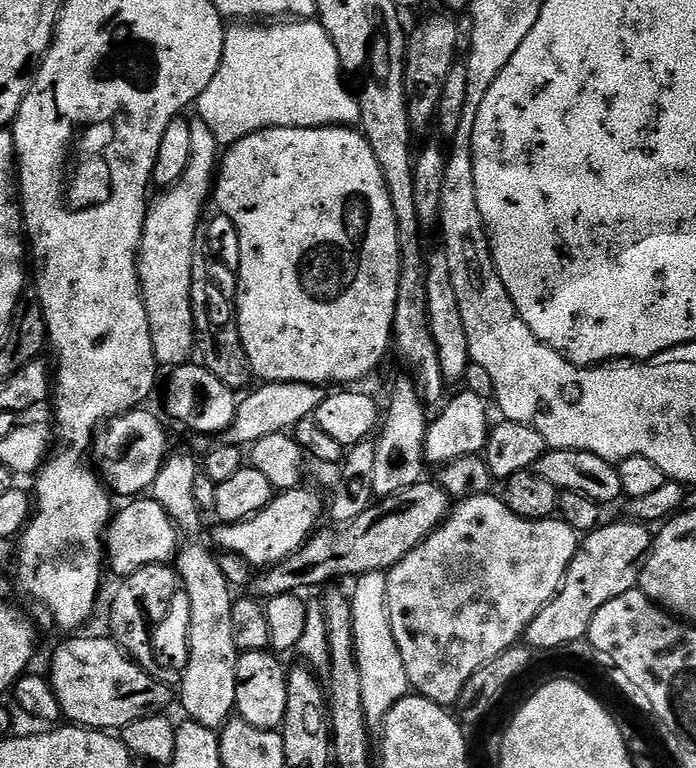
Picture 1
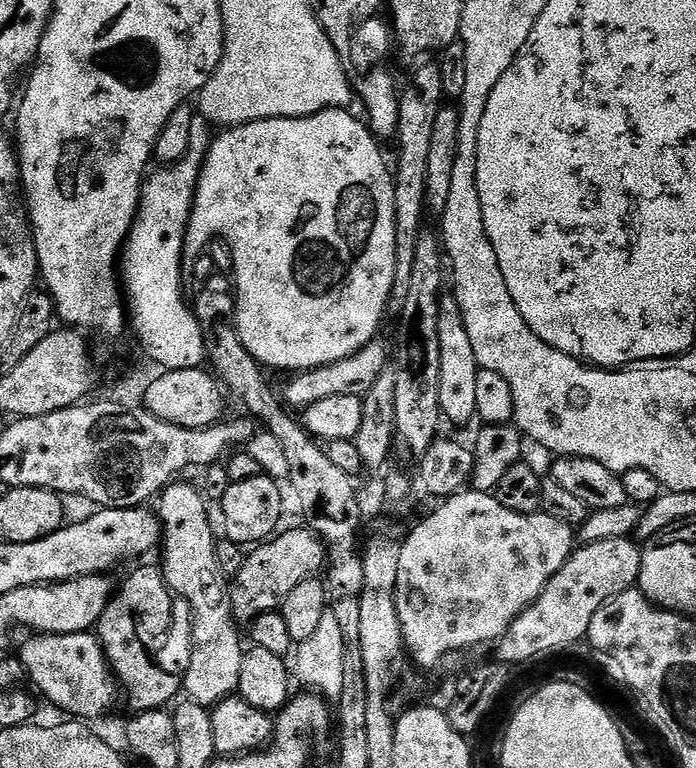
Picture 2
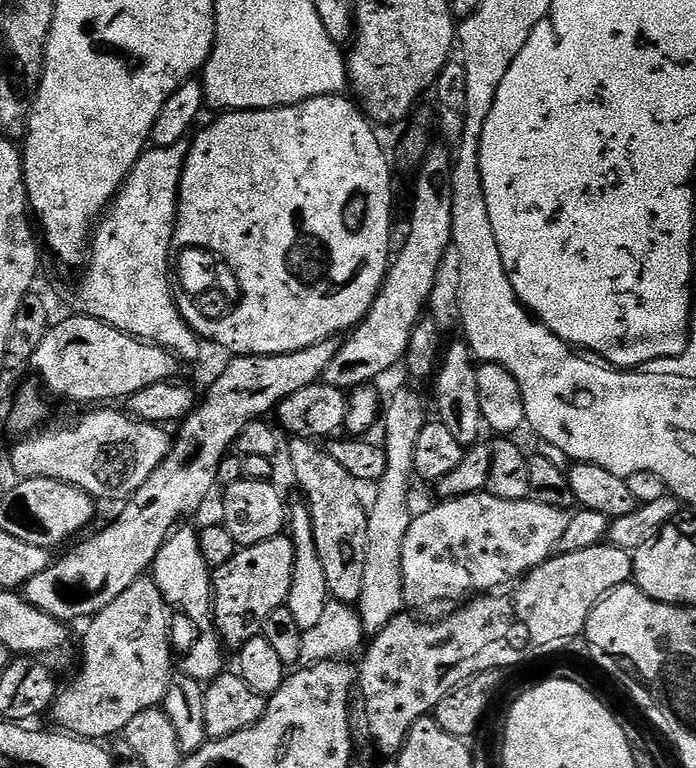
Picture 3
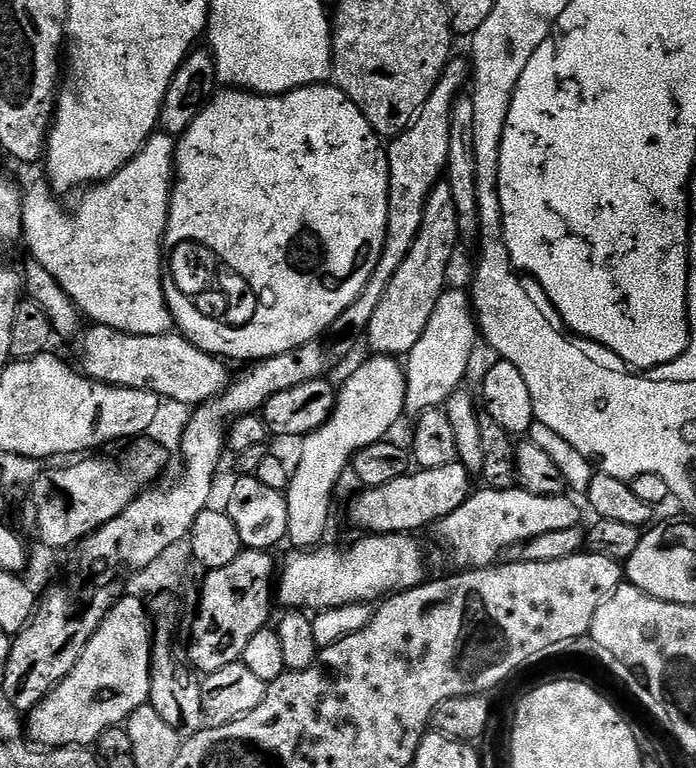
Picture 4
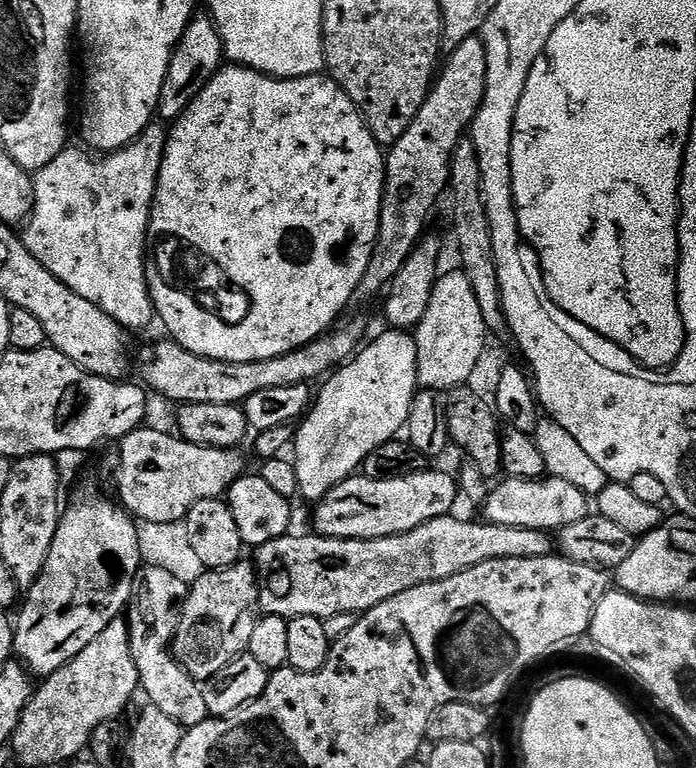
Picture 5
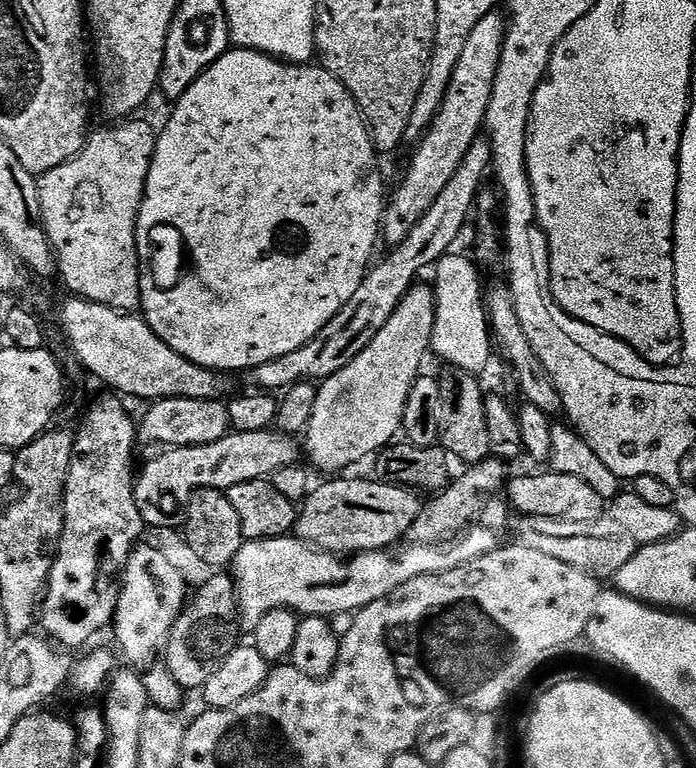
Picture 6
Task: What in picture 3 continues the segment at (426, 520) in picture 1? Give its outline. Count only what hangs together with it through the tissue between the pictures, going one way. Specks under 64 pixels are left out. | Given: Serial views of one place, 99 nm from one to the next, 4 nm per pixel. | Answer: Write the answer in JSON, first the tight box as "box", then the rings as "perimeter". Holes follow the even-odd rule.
{"box":[212,534,295,650],"perimeter":[[[281,534],[258,546],[240,548],[226,566],[212,573],[212,619],[223,647],[238,650],[246,641],[261,635],[266,618],[285,607],[290,594],[295,552],[292,541]]]}

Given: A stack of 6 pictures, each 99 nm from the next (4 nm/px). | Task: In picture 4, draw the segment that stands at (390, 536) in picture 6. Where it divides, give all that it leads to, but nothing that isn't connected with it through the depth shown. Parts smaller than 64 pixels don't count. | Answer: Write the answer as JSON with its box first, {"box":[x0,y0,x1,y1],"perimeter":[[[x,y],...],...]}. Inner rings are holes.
{"box":[348,462,474,534],"perimeter":[[[458,462],[413,471],[386,486],[364,488],[348,504],[348,516],[368,534],[416,534],[419,528],[435,525],[446,514],[454,514],[474,491],[474,477]]]}

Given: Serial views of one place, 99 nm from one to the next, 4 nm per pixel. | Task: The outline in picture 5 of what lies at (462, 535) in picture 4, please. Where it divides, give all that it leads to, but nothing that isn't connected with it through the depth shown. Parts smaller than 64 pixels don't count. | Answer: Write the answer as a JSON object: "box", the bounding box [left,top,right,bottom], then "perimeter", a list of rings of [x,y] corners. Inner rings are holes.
{"box":[482,475,590,534],"perimeter":[[[551,475],[538,480],[504,478],[489,491],[482,512],[483,519],[490,524],[522,526],[552,534],[566,526],[574,526],[574,522],[582,522],[582,518],[589,516],[590,497],[573,483]]]}

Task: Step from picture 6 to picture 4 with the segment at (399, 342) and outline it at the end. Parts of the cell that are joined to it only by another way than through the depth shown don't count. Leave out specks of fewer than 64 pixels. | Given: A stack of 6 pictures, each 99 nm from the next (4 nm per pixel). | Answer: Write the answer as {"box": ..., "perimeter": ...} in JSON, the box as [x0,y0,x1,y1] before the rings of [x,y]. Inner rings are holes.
{"box":[285,354,405,550],"perimeter":[[[379,354],[362,363],[339,387],[336,409],[330,418],[310,435],[303,437],[302,459],[285,488],[287,498],[287,541],[295,549],[307,550],[321,545],[330,518],[332,494],[359,449],[385,439],[405,415],[405,374],[395,358]]]}

